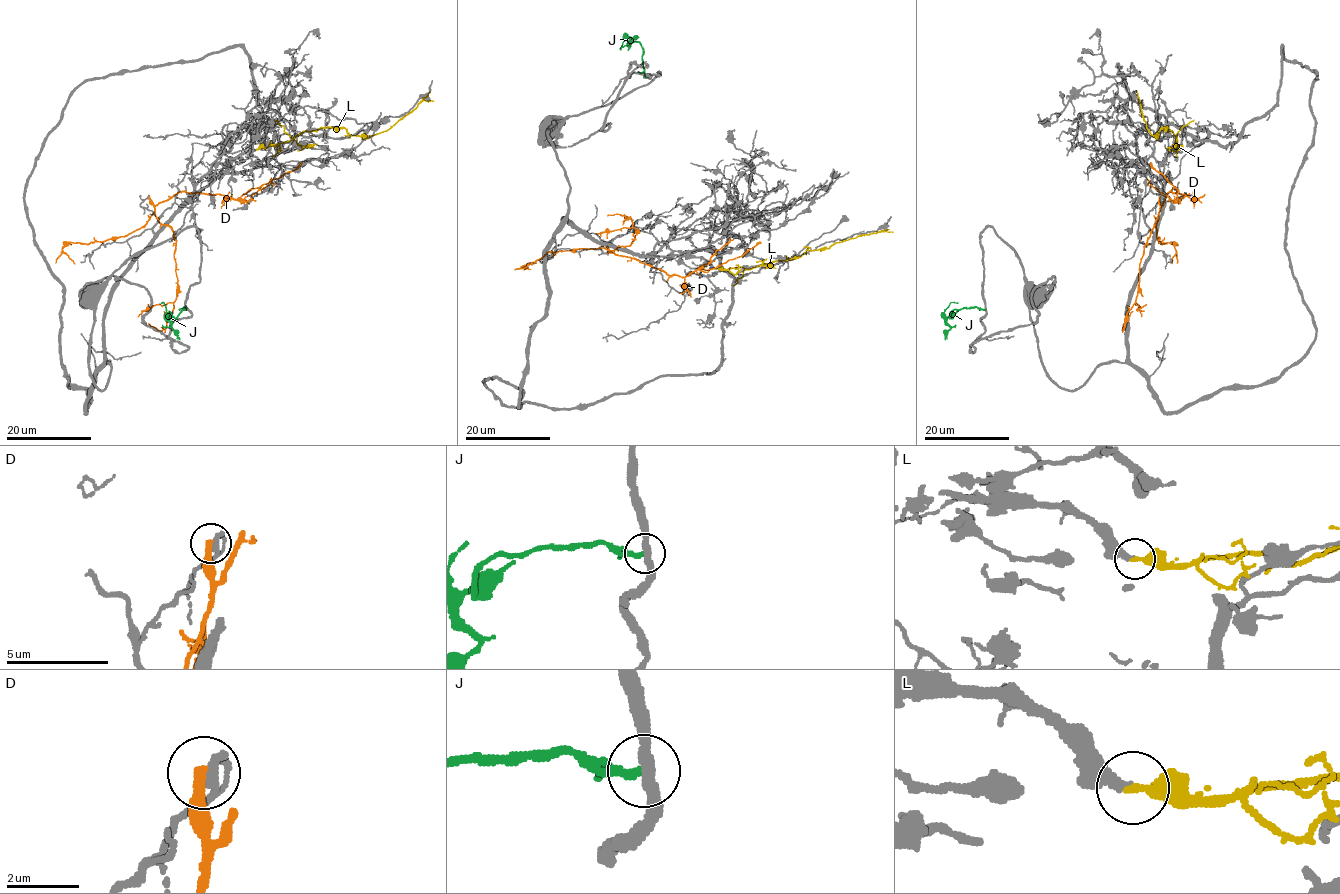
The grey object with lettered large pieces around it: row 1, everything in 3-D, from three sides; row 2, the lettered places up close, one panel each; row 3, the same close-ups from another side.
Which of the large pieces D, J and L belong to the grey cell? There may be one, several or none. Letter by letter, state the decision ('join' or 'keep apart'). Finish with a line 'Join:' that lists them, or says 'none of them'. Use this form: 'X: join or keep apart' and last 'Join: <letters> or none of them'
D: keep apart
J: keep apart
L: keep apart
Join: none of them

